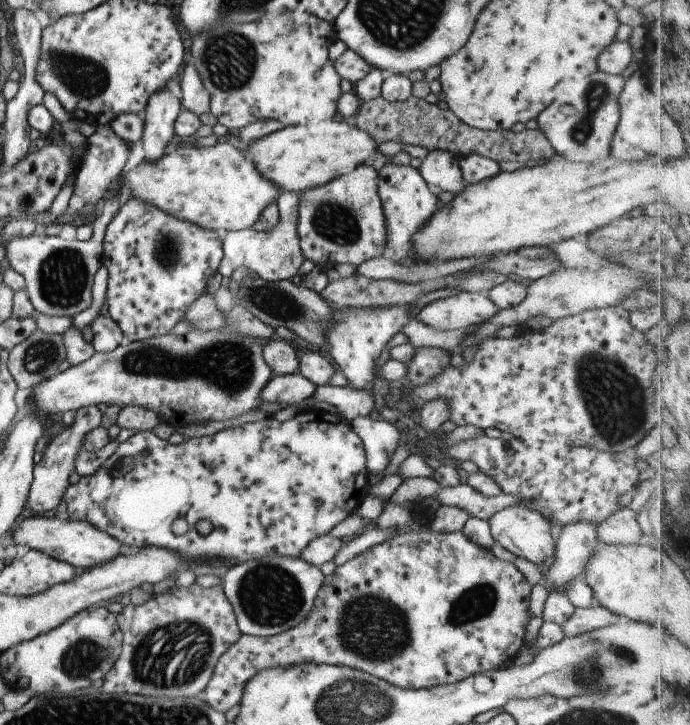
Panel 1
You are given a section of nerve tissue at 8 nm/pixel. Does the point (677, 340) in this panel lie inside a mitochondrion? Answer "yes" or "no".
no

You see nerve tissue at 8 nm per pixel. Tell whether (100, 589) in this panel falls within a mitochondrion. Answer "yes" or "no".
no

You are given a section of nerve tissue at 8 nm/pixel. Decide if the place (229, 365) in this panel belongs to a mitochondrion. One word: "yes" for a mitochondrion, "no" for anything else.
yes

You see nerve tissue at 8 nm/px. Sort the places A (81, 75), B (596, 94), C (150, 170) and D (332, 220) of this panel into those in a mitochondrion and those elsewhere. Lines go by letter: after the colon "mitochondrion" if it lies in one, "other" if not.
A: mitochondrion
B: mitochondrion
C: other
D: mitochondrion

